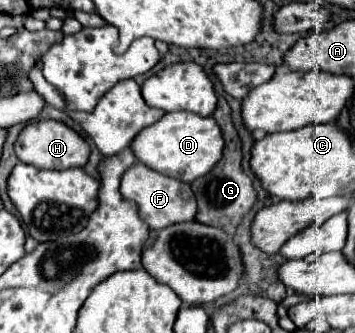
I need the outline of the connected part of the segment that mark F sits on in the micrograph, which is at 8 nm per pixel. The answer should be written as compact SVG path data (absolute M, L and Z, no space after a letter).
M133 163L127 173L123 173L121 177L121 195L127 201L137 203L139 207L139 217L151 227L151 229L163 229L167 225L173 223L181 223L181 221L191 221L195 219L195 195L191 193L191 187L183 181L171 179L167 175L161 175L153 169L149 169L143 163Z

